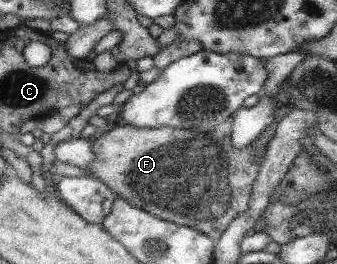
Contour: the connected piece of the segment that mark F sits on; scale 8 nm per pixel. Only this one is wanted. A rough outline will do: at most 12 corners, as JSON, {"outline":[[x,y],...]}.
{"outline":[[117,125],[86,174],[216,242],[263,164],[206,133]]}

